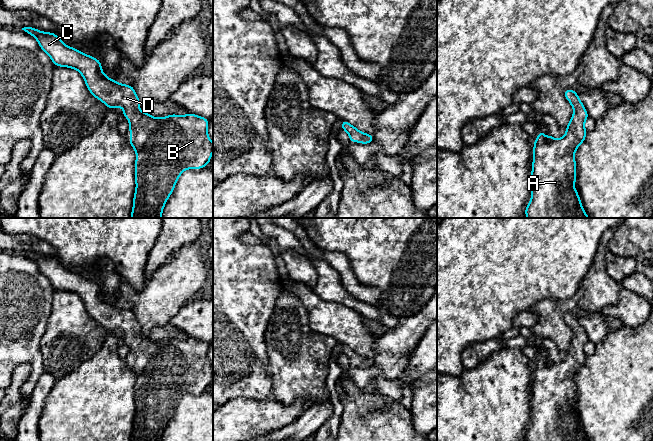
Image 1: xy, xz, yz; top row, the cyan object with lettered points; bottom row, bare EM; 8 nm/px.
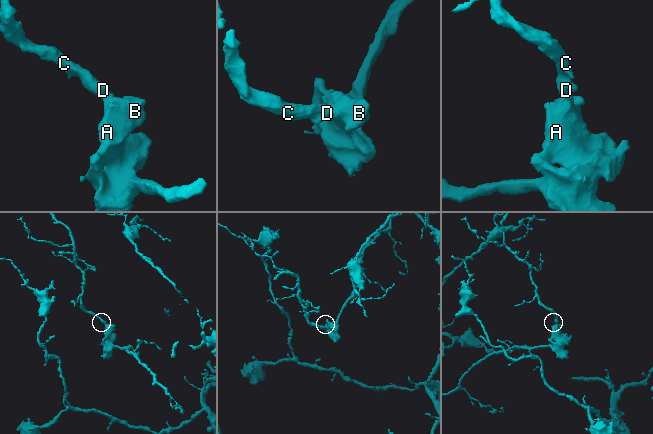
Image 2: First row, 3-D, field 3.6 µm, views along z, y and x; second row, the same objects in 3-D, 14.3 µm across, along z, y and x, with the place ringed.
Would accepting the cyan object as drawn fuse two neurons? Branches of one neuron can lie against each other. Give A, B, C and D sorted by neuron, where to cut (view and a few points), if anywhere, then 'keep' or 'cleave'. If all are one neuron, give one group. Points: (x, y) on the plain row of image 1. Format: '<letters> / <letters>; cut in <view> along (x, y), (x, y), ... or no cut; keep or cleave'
A B C D; no cut; keep

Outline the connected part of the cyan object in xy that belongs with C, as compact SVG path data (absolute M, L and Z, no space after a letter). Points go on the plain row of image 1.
M32 251L22 252L34 260L55 290L69 291L81 297L91 318L109 333L121 331L129 345L130 369L135 373L135 406L131 441L162 441L163 432L173 417L175 408L184 394L200 393L209 388L213 367L207 357L209 344L195 338L172 338L156 342L139 333L140 324L131 309L124 309L107 301L95 281L67 270L55 257L42 256Z

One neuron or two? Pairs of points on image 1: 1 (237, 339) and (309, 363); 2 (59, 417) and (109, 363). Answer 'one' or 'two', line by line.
1: two
2: one

